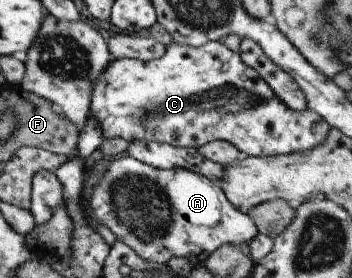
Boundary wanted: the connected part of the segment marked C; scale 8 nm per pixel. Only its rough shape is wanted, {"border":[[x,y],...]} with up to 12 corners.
{"border":[[224,40],[114,60],[89,113],[106,140],[246,156],[316,147]]}

